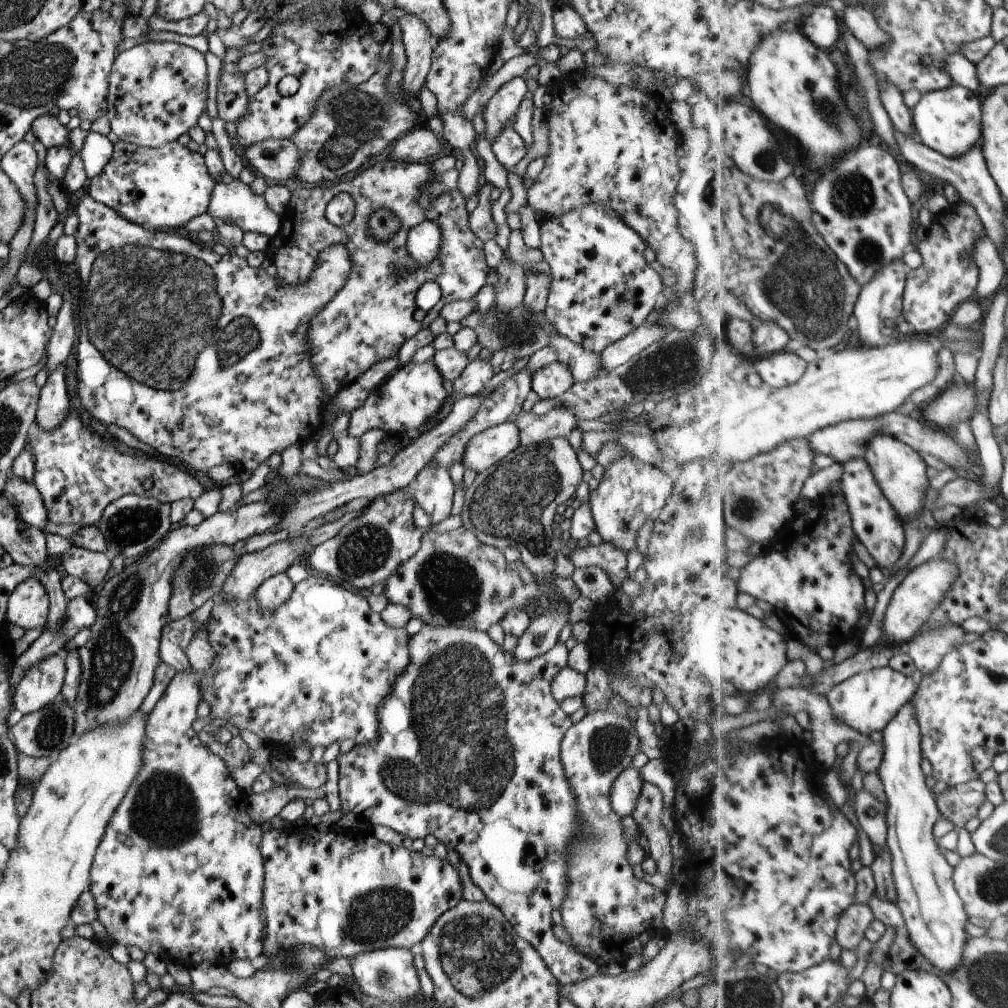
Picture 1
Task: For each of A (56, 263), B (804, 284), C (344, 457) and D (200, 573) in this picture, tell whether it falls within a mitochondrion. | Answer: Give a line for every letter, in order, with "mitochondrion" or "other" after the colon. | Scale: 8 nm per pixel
A: other
B: mitochondrion
C: other
D: mitochondrion

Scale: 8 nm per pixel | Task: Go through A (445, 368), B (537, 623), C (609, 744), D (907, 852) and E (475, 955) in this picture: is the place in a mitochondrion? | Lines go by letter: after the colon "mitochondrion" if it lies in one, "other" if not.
A: other
B: other
C: mitochondrion
D: other
E: mitochondrion

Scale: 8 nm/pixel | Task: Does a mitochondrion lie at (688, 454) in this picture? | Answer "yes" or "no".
no

